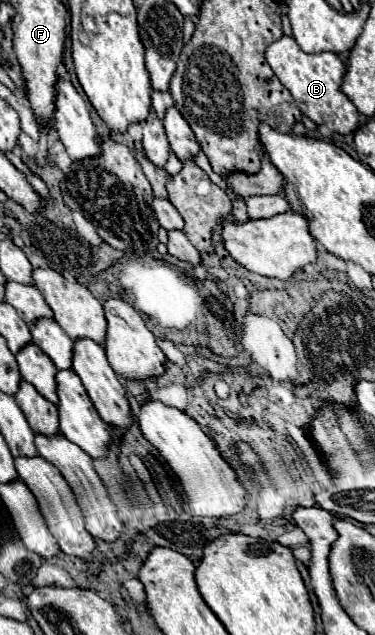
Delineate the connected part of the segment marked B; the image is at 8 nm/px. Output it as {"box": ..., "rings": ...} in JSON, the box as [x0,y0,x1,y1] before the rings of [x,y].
{"box":[266,37,358,133],"rings":[[[280,37],[278,41],[266,47],[266,61],[272,67],[280,83],[292,93],[300,111],[308,115],[316,125],[326,125],[336,133],[352,133],[358,125],[358,109],[352,101],[340,91],[340,81],[344,75],[344,63],[336,53],[304,53],[294,37]]]}

